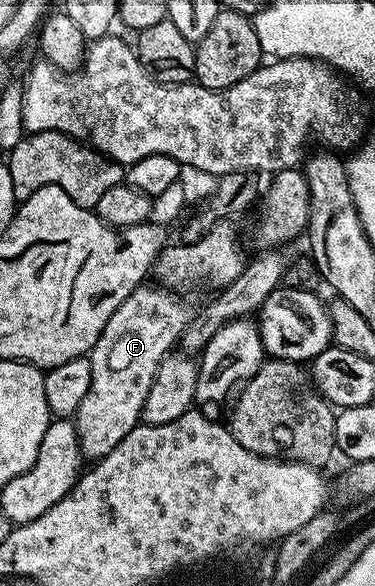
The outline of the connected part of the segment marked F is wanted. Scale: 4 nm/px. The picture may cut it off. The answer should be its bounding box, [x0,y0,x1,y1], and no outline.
[74,286,193,461]

